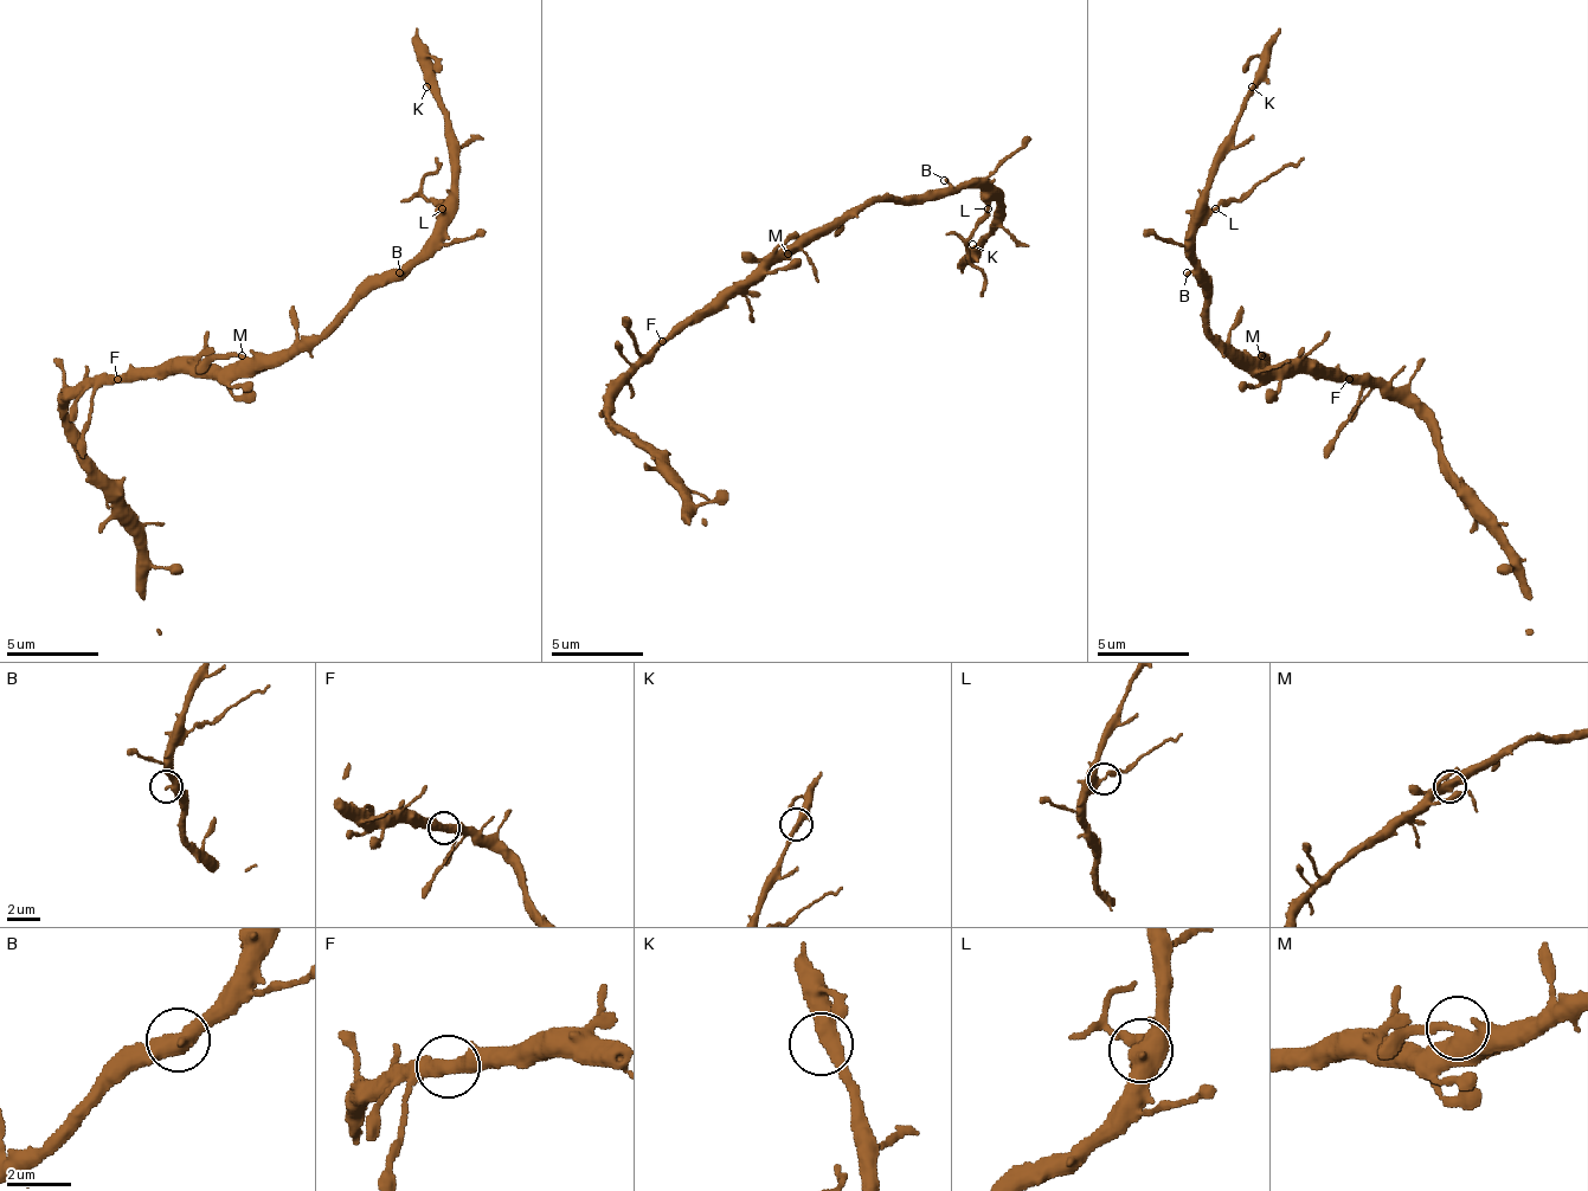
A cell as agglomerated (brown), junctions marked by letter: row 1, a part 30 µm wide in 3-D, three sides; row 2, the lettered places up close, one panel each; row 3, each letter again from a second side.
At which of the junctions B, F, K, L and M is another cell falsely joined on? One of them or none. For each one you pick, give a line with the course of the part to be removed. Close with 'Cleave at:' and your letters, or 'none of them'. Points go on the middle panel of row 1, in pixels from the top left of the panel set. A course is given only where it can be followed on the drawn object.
L: (987, 207), (968, 244), (982, 295)
Cleave at: L

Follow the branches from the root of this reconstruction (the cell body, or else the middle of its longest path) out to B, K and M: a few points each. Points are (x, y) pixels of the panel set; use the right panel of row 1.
B: (1270, 374), (1257, 369), (1247, 360), (1238, 360), (1210, 332), (1210, 295), (1196, 277), (1187, 272)
K: (1270, 374), (1238, 360), (1210, 332), (1210, 295), (1196, 253), (1196, 207), (1210, 193), (1214, 152), (1252, 87)
M: (1270, 374), (1270, 365), (1261, 355)

